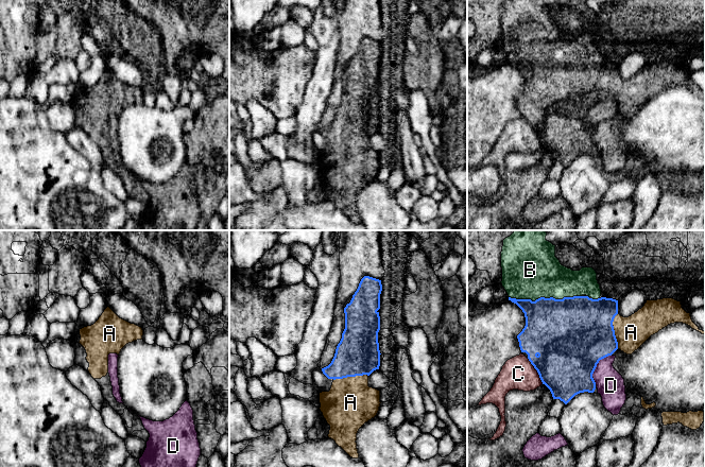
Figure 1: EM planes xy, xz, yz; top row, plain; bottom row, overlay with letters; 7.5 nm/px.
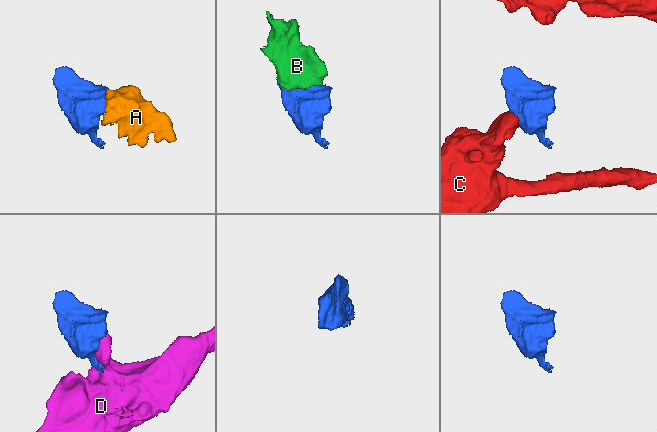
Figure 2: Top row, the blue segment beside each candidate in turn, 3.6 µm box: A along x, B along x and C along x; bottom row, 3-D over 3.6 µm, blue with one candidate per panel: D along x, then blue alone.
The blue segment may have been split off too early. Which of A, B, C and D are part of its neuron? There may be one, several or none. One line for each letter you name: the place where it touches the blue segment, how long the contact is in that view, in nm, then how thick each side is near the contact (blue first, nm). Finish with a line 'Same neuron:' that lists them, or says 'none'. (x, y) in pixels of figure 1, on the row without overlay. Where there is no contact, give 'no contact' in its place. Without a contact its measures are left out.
A: meets blue in yz at (614, 93); contact 280 nm long; 500 nm thick on the blue side, 240 nm on the other
B: meets blue in yz at (544, 59); contact 550 nm long; 440 nm thick on the blue side, 440 nm on the other
Same neuron: A, B

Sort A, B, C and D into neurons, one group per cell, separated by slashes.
A B / C / D

